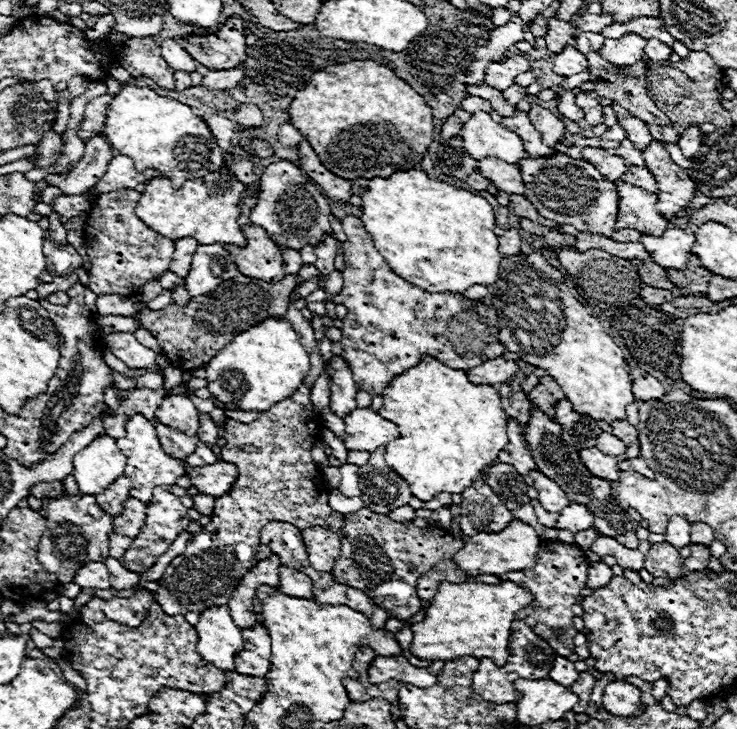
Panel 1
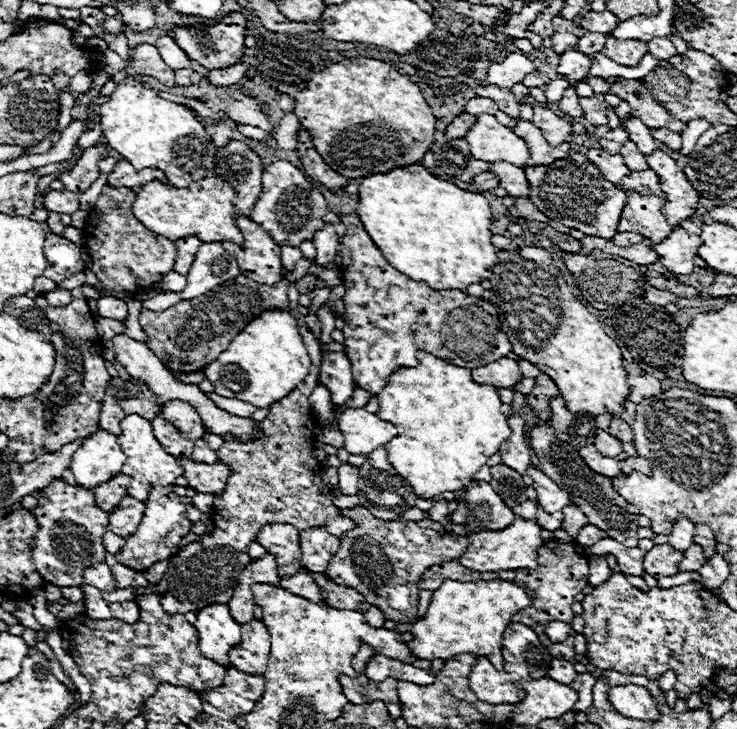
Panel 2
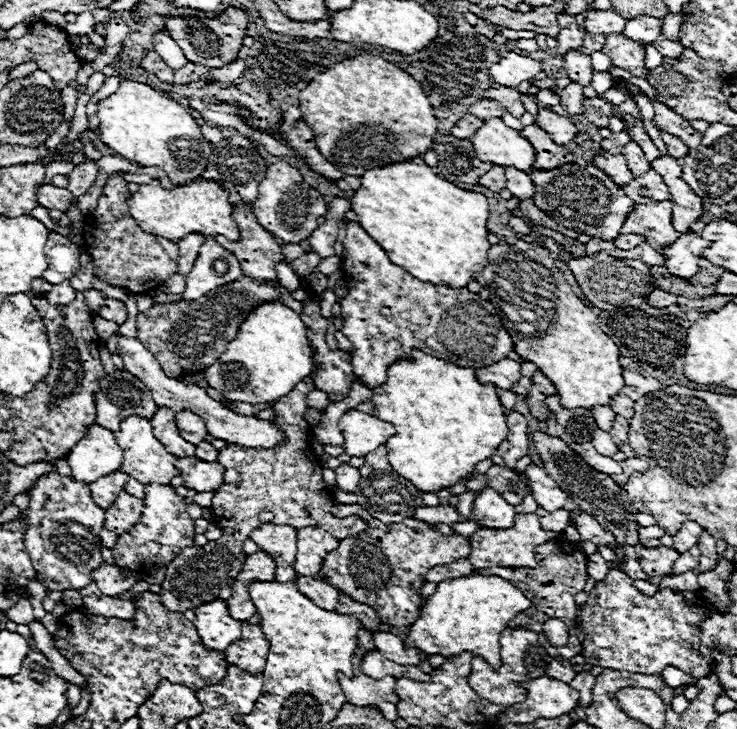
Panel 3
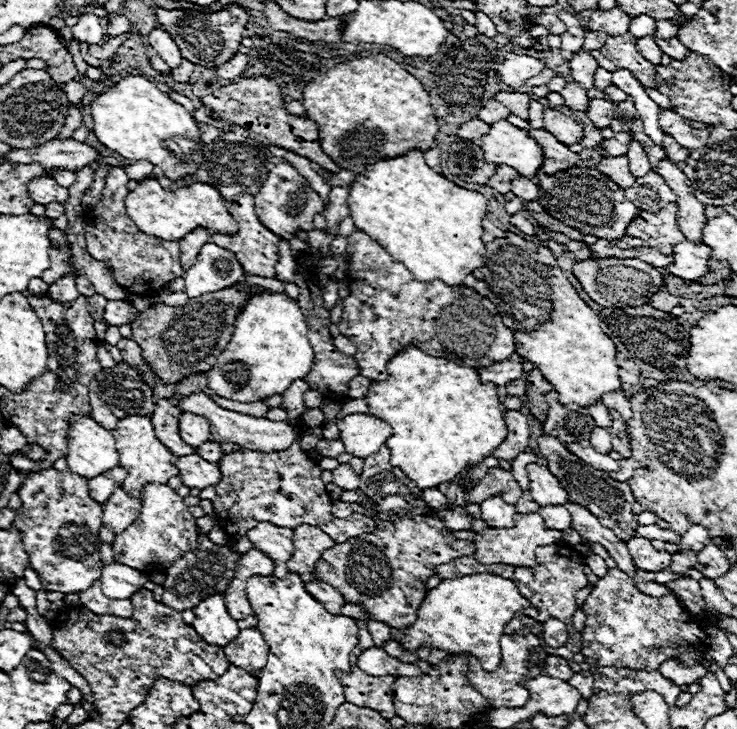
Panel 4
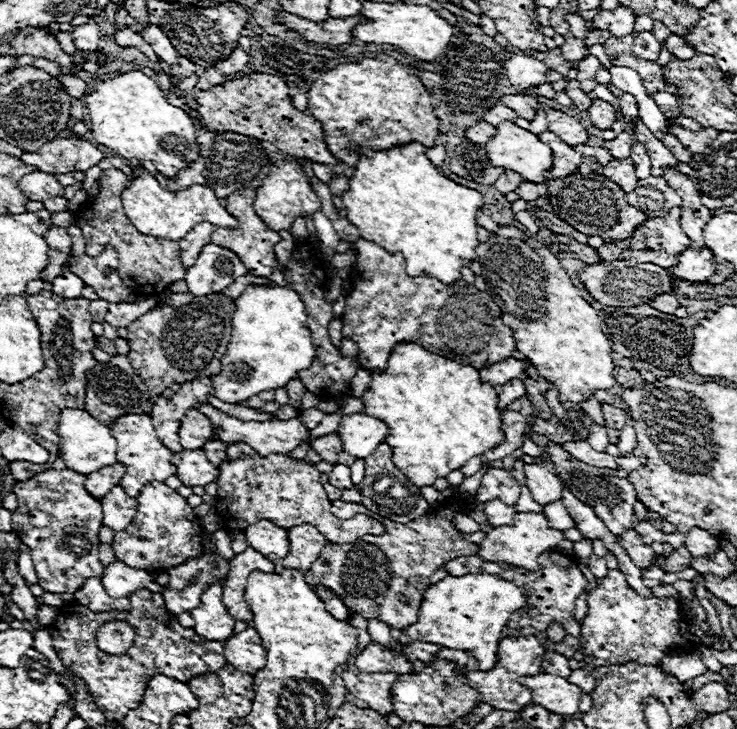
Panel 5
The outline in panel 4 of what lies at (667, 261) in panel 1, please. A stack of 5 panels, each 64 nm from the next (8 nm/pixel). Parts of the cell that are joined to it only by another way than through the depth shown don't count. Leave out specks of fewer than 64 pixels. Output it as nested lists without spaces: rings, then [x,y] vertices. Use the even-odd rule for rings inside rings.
[[[680,242],[674,248],[674,264],[666,266],[666,270],[682,280],[696,282],[700,276],[706,276],[710,272],[708,260],[710,260],[710,248],[706,244],[694,244],[694,242]]]

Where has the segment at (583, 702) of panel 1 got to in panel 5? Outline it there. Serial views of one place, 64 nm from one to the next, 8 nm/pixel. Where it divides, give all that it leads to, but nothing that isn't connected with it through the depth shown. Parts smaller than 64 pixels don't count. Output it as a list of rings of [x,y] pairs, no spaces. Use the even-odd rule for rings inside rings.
[[[578,668],[578,670],[574,670],[570,676],[568,676],[568,680],[572,680],[574,684],[578,684],[578,688],[582,690],[582,692],[592,692],[594,690],[594,676],[588,672],[588,670],[584,670],[584,668]]]

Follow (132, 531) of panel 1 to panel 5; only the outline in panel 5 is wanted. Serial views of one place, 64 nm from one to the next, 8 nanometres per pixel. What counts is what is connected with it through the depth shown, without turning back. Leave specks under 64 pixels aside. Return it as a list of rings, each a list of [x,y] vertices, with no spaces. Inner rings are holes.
[[[114,486],[102,500],[104,510],[104,526],[112,530],[126,528],[132,522],[132,516],[136,516],[136,498],[128,496],[122,486]]]

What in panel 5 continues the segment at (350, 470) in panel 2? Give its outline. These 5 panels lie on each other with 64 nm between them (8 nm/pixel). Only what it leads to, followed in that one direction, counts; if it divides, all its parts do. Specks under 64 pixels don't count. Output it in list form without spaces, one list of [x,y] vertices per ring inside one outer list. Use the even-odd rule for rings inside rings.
[[[336,464],[332,468],[332,472],[328,474],[328,478],[330,478],[330,484],[334,488],[340,488],[340,490],[346,490],[346,488],[352,488],[354,486],[352,480],[350,480],[350,468],[344,466],[344,464]]]

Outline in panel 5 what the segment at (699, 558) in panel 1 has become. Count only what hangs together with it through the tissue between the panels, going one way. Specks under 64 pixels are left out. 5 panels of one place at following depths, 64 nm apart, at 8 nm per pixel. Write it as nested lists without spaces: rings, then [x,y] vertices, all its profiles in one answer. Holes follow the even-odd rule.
[[[678,548],[666,556],[662,570],[664,572],[682,572],[684,568],[690,566],[690,560],[692,560],[692,554],[686,548]]]

